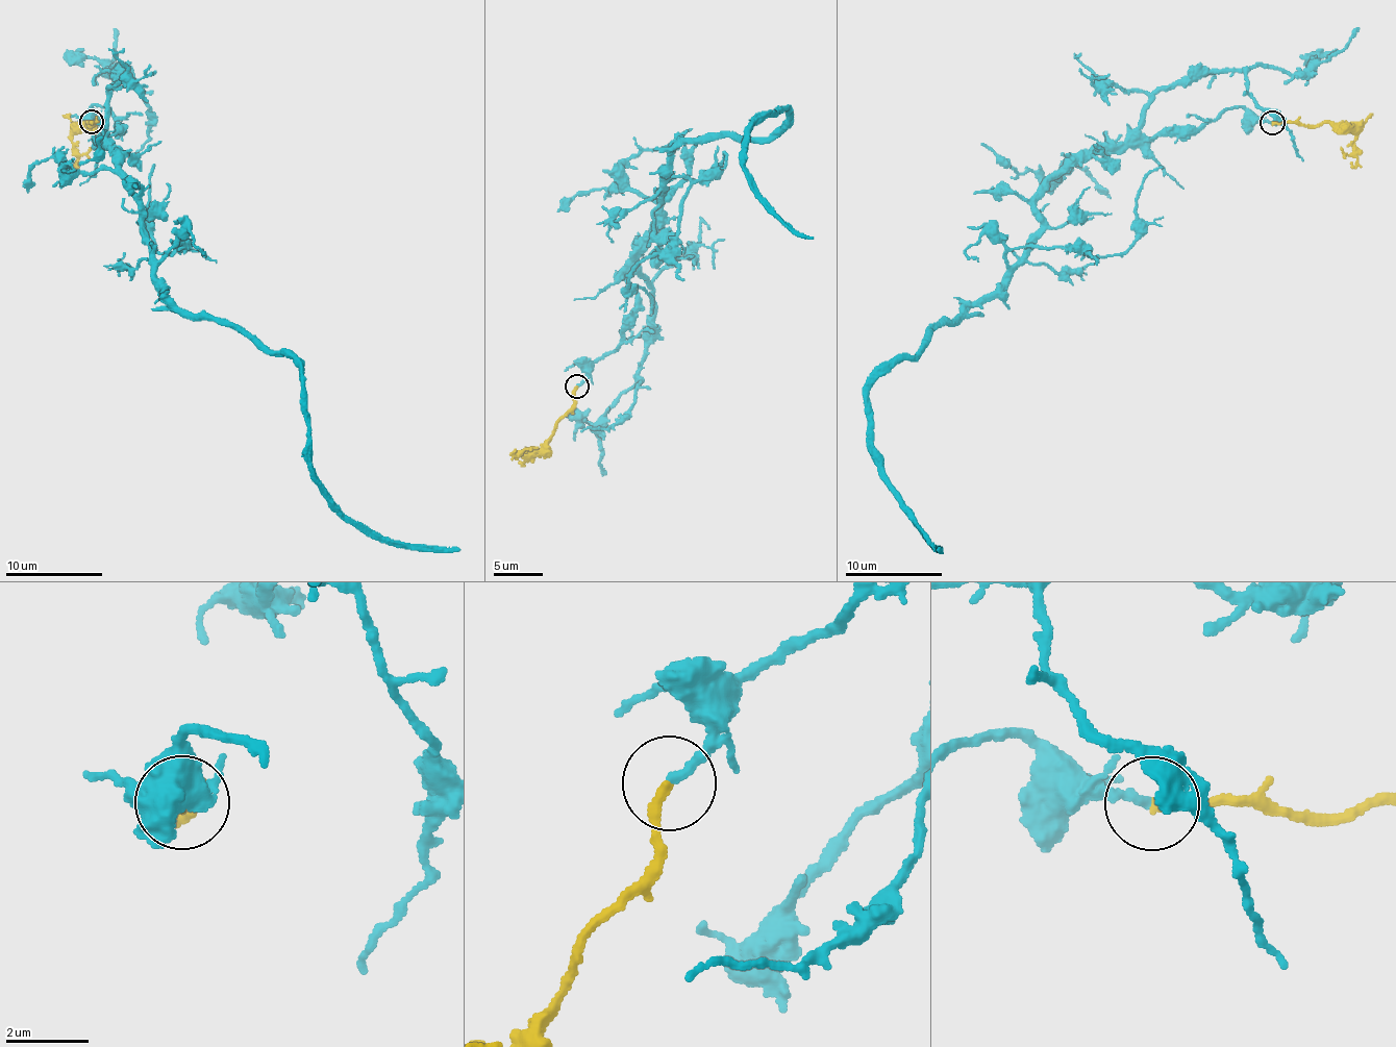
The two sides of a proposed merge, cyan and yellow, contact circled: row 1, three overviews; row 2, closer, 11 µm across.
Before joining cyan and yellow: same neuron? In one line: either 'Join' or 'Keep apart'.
Join

